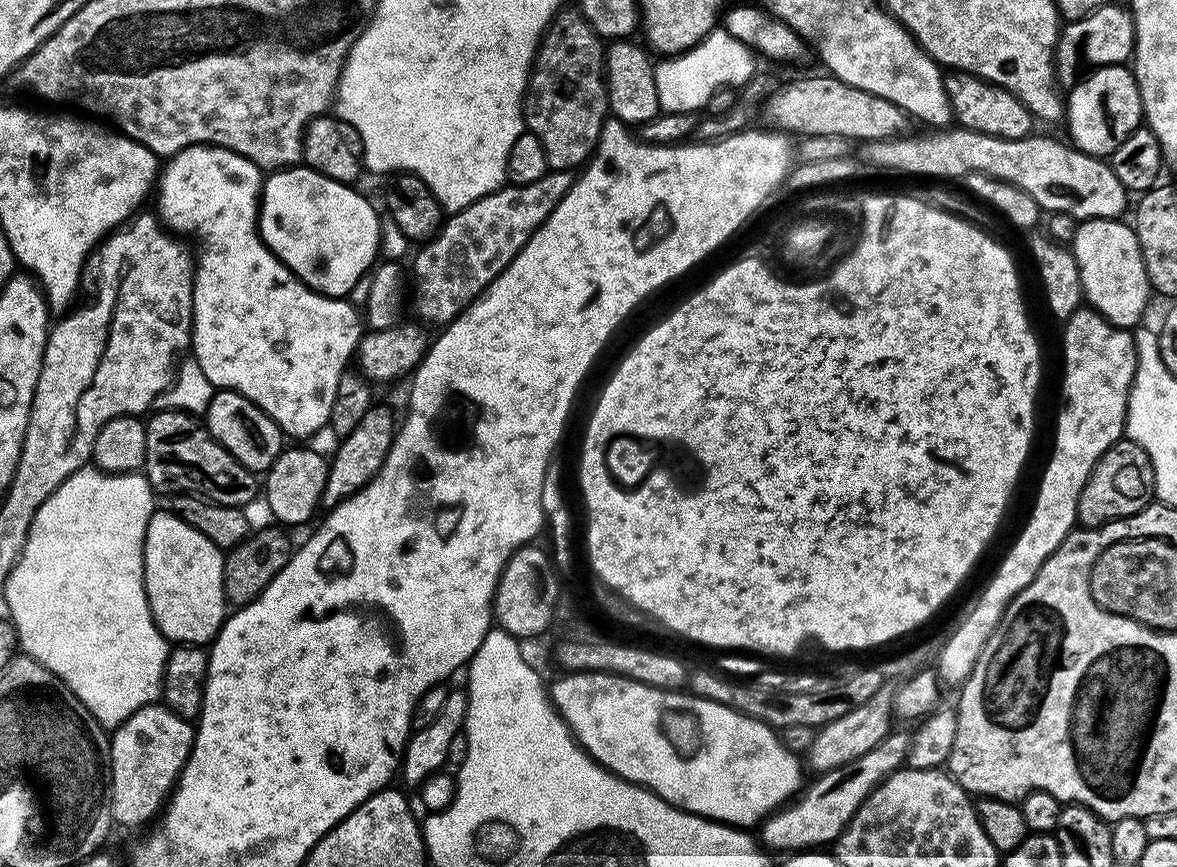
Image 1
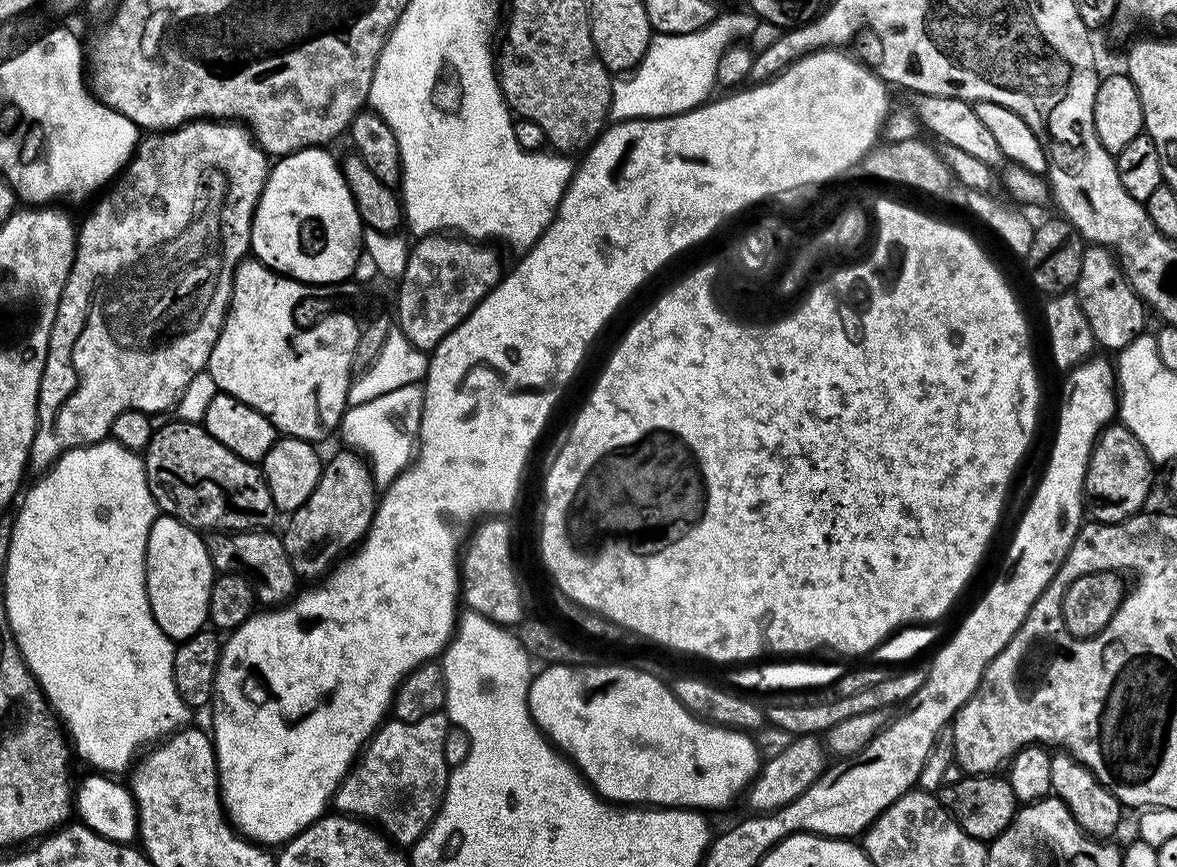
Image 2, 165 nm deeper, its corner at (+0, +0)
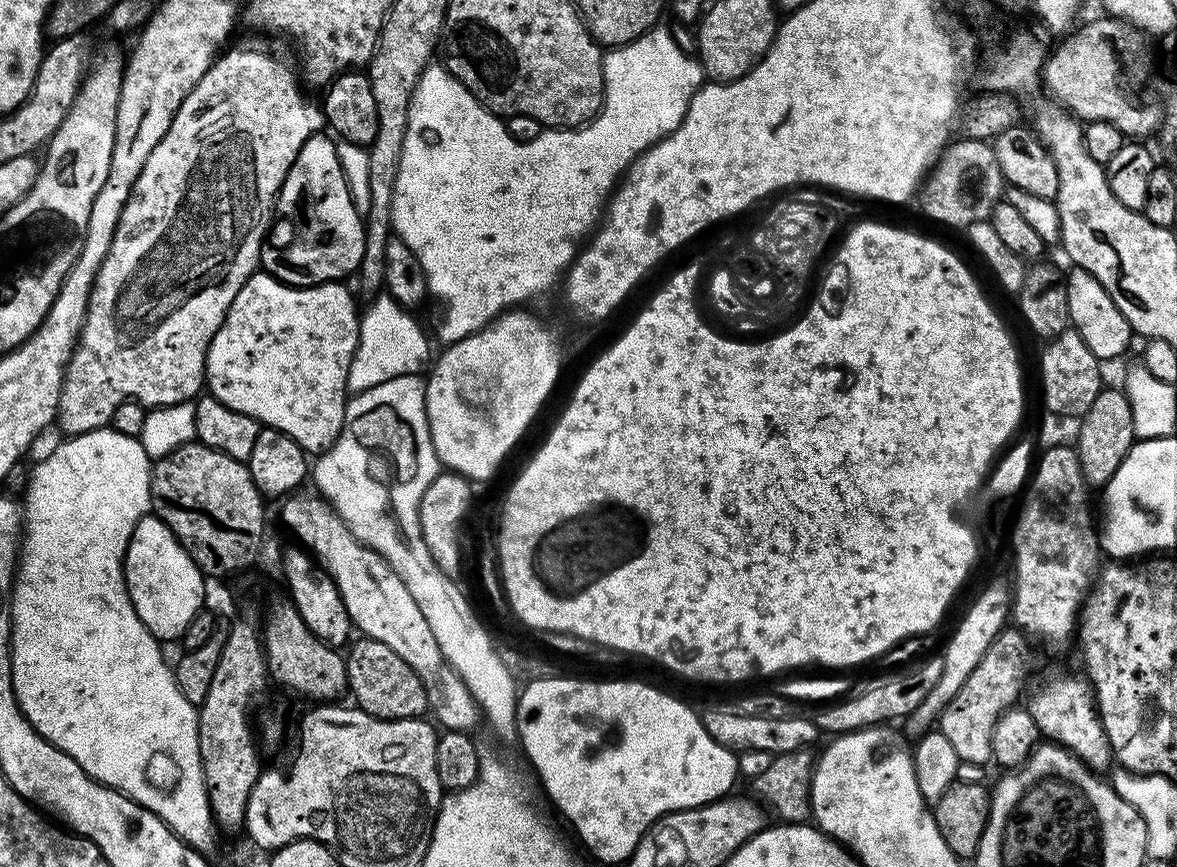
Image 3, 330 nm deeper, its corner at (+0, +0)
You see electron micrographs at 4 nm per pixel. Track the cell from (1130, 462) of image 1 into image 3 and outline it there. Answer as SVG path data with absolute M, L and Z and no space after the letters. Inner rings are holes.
M1104 386L1087 413L1079 421L1079 432L1076 435L1076 448L1080 453L1080 464L1088 468L1087 475L1095 486L1103 486L1114 478L1122 458L1130 454L1132 445L1138 437L1134 428L1134 410L1123 387L1109 388Z

